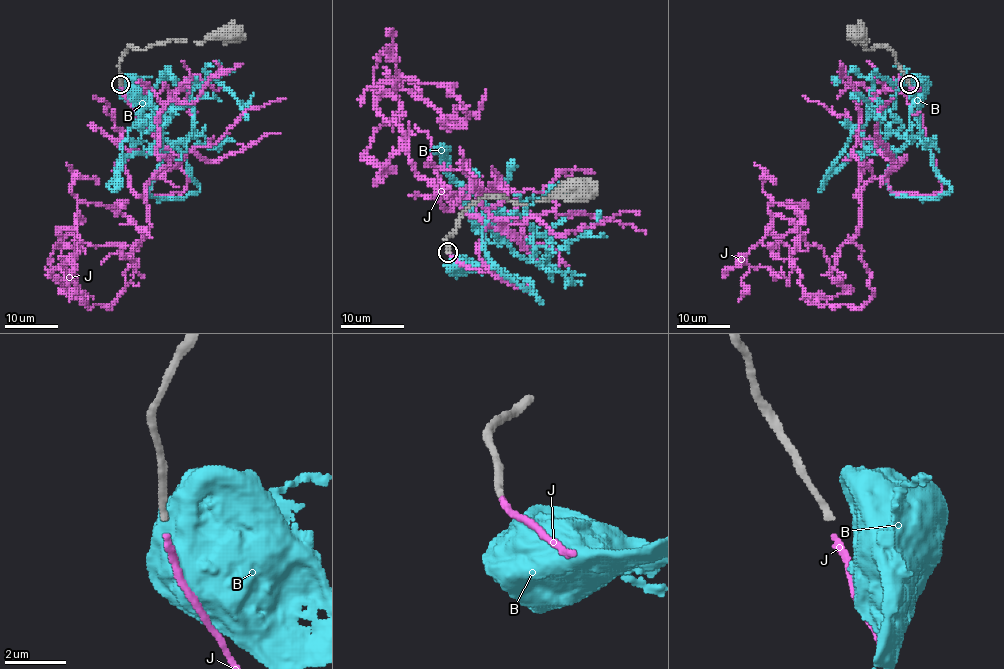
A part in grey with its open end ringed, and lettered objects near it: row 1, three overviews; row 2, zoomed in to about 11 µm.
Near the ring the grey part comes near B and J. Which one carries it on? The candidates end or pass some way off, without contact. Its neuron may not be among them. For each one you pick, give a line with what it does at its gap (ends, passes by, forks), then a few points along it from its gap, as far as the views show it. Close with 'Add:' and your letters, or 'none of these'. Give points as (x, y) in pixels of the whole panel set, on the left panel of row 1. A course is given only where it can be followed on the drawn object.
J: It ends there. Its course: (120, 87), (186, 188), (144, 186), (109, 308), (57, 230), (80, 218), (49, 260), (93, 299)
Add: J

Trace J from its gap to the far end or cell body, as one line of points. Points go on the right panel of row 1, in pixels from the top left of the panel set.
J: (910, 87), (940, 188), (864, 186), (863, 304), (807, 300), (765, 228), (823, 250), (846, 288), (811, 299)

